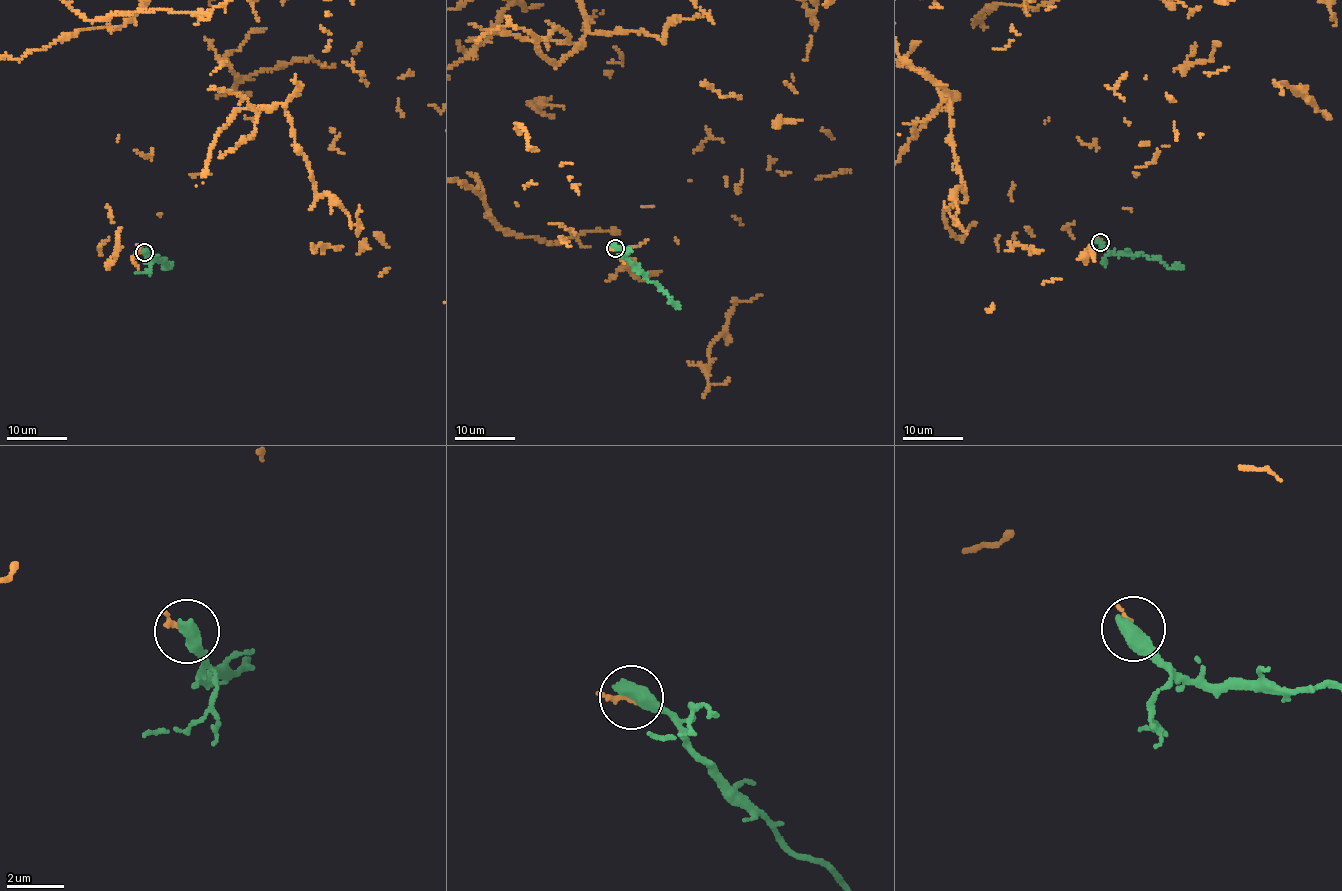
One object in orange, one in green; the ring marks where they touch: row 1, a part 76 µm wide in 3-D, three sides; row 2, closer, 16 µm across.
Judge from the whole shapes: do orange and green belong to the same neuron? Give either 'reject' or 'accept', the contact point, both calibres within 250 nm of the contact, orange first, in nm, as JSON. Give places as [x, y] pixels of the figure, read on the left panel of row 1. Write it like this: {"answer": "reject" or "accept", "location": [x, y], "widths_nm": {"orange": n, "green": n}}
{"answer": "reject", "location": [144, 252], "widths_nm": {"orange": 160, "green": 600}}

